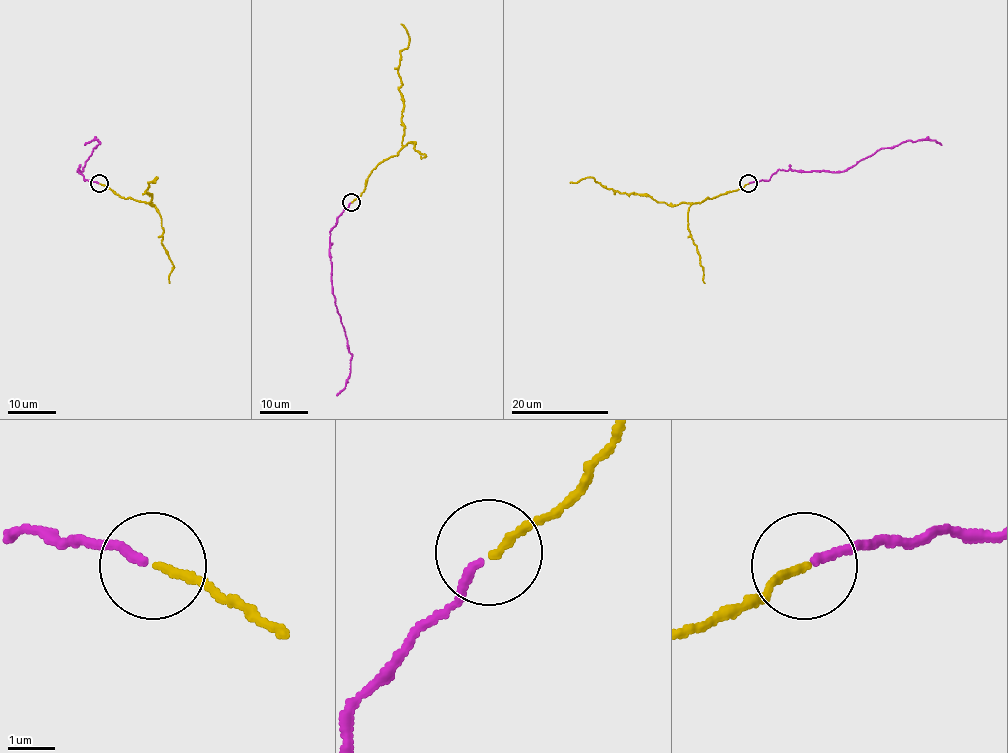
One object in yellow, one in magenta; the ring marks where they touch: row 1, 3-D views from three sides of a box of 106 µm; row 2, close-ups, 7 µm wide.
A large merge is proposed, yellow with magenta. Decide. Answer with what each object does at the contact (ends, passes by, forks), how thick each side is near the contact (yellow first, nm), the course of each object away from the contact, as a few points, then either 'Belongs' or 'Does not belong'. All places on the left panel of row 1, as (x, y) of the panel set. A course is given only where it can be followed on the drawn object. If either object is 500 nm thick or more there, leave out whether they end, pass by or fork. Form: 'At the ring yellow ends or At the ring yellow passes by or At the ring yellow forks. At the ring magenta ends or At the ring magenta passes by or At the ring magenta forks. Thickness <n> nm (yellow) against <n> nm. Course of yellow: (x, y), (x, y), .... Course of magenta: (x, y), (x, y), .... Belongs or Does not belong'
At the ring yellow ends. At the ring magenta ends. Thickness 150 nm (yellow) against 170 nm. Course of yellow: (99, 183), (121, 196), (152, 205), (146, 192), (149, 183), (157, 177), (153, 183), (149, 182). Course of magenta: (99, 183), (84, 180), (77, 170), (82, 171), (100, 142), (94, 140), (84, 144). Belongs

